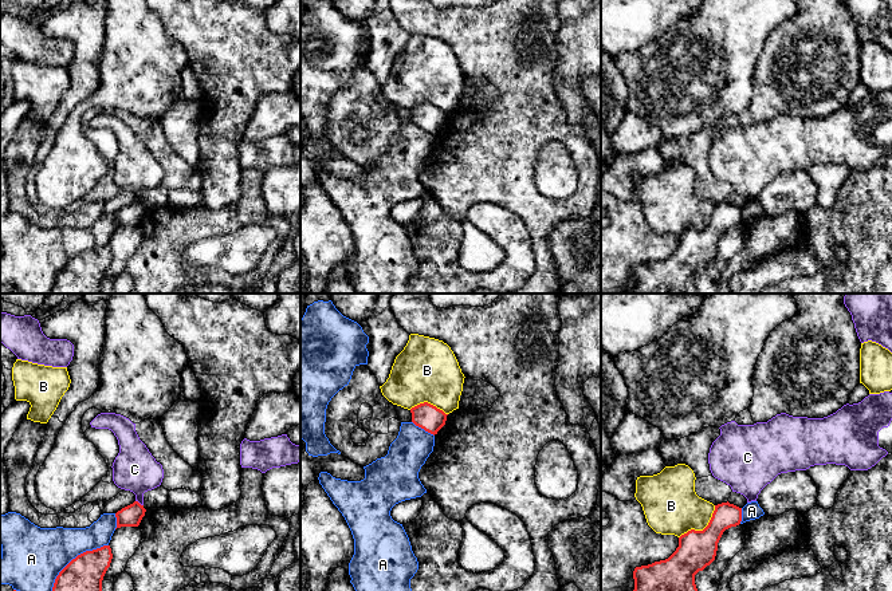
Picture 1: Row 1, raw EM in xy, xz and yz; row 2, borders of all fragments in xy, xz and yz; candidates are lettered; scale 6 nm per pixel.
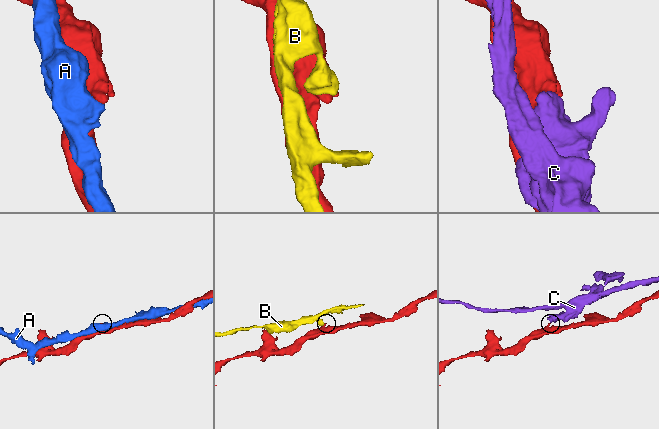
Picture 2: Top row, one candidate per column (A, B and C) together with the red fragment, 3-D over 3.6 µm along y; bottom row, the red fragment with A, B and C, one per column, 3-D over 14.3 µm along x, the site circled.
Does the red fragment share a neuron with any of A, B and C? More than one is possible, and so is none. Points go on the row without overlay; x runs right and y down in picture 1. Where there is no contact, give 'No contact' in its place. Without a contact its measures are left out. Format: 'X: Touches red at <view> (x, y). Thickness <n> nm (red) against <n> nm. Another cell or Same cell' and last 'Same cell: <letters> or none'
A: Touches red at xy (73, 259). Thickness 300 nm (red) against 360 nm. Another cell
B: Touches red at yz (703, 229). Thickness 220 nm (red) against 340 nm. Another cell
C: Touches red at xy (138, 203). Thickness 130 nm (red) against 260 nm. Another cell
Same cell: none

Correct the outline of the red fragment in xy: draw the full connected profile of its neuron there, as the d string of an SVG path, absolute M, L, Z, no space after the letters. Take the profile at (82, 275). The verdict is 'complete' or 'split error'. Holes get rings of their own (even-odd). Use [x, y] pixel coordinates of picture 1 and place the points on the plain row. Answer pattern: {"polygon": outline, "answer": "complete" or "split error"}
{"polygon": "M110 245L78 255L59 272L50 293L102 293L102 280L110 267L111 259Z", "answer": "complete"}

